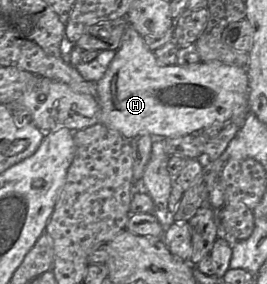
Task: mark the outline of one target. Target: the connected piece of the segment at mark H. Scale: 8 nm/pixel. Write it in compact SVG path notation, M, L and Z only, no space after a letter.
M128 26L105 75L96 82L100 124L131 140L149 134L172 138L198 134L214 123L241 119L249 113L249 78L246 68L219 61L195 65L163 66L145 44L144 37Z

